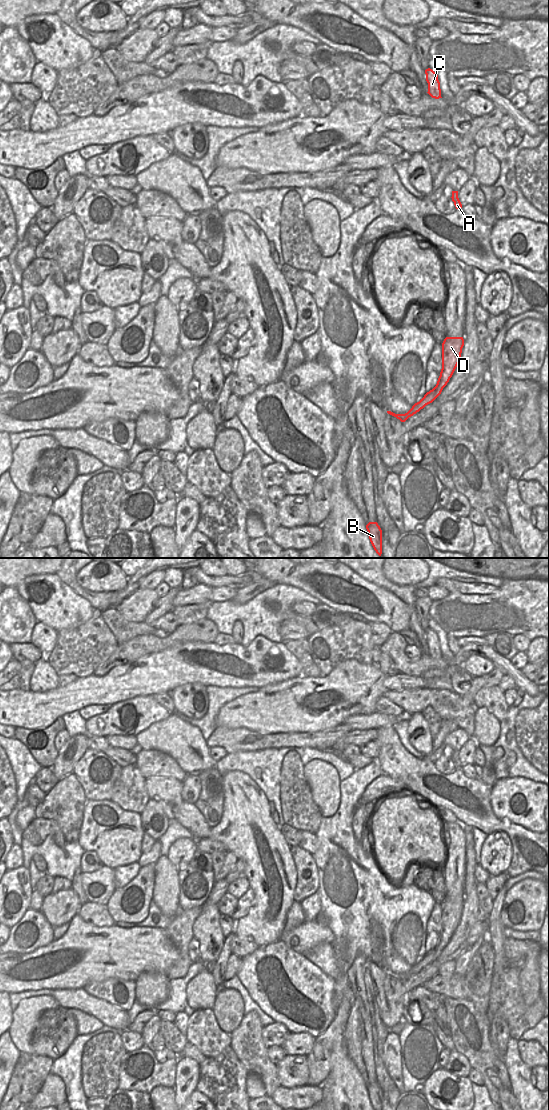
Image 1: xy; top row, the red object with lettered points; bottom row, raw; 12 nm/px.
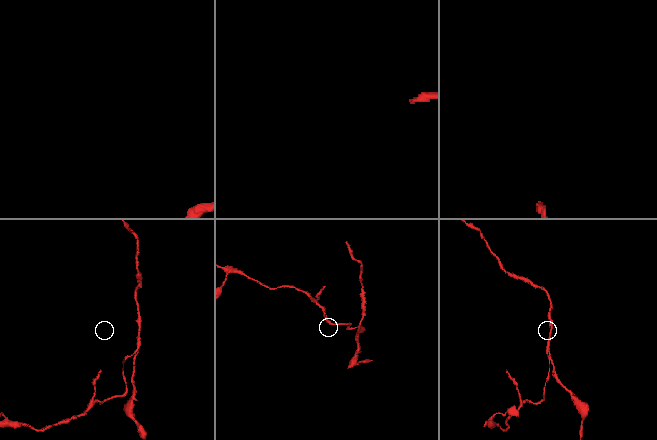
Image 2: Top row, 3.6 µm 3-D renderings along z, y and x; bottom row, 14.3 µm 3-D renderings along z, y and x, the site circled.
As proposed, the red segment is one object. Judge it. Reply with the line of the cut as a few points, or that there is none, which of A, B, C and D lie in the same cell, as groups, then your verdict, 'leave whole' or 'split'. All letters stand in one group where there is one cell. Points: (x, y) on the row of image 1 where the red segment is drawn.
xy (446, 382), (437, 383) | A C D / B | split

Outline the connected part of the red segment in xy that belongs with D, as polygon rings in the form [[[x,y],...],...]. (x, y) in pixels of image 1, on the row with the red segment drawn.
[[[446,337],[442,343],[442,369],[437,383],[448,383],[460,359],[464,346],[463,337]]]

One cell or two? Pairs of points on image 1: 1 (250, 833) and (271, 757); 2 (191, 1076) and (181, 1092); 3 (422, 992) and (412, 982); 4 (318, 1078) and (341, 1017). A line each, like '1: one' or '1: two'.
1: two
2: one
3: two
4: one

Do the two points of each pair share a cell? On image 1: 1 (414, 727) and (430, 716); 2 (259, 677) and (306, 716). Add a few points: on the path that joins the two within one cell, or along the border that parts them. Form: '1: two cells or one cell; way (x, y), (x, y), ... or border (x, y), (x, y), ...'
1: two cells; border (420, 713), (427, 723), (429, 733), (433, 739)
2: two cells; border (291, 678), (264, 685), (259, 689)

